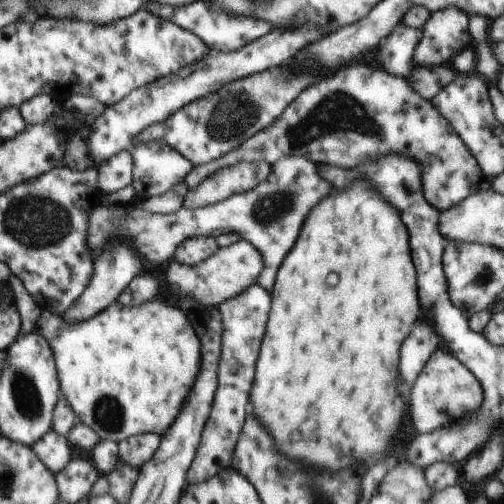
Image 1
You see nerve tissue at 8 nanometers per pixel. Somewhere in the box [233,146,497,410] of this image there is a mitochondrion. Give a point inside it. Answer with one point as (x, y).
(270, 208)

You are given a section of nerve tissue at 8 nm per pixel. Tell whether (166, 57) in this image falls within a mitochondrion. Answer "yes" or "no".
yes

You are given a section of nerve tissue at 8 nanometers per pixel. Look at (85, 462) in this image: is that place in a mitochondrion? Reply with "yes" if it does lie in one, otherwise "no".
no

